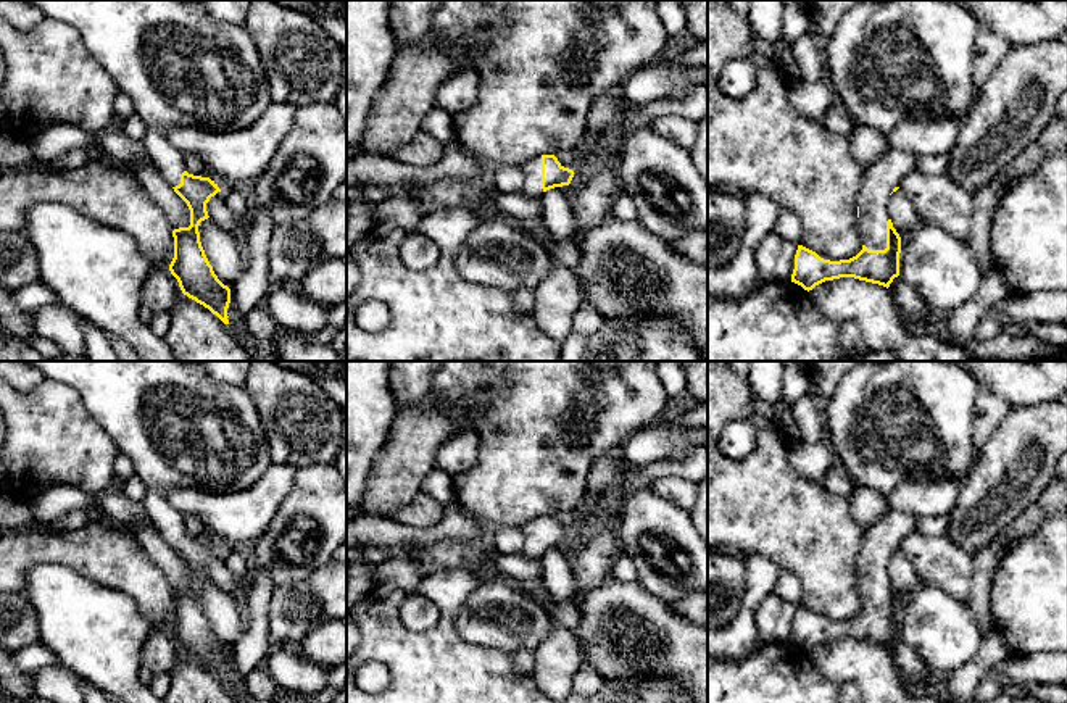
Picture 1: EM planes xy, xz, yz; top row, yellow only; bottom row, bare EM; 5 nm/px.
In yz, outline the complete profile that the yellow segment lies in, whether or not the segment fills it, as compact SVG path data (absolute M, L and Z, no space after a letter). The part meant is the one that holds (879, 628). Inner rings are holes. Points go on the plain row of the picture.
M891 508L864 529L857 556L857 592L864 605L862 611L849 621L830 622L798 606L791 643L809 653L825 642L854 639L888 650L899 637L901 614L901 598L890 580L888 563L911 530L912 518Z

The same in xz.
M554 516L534 518L521 527L524 535L522 555L542 561L546 551L569 547L574 532L564 529Z

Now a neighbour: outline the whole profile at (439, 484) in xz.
M432 468L426 476L421 484L421 492L434 497L446 506L456 501L453 476L438 468Z

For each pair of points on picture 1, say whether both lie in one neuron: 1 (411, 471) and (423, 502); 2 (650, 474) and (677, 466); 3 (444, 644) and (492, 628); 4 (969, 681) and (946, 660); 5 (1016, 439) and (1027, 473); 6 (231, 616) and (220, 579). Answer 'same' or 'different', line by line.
1: different
2: same
3: different
4: different
5: same
6: different

